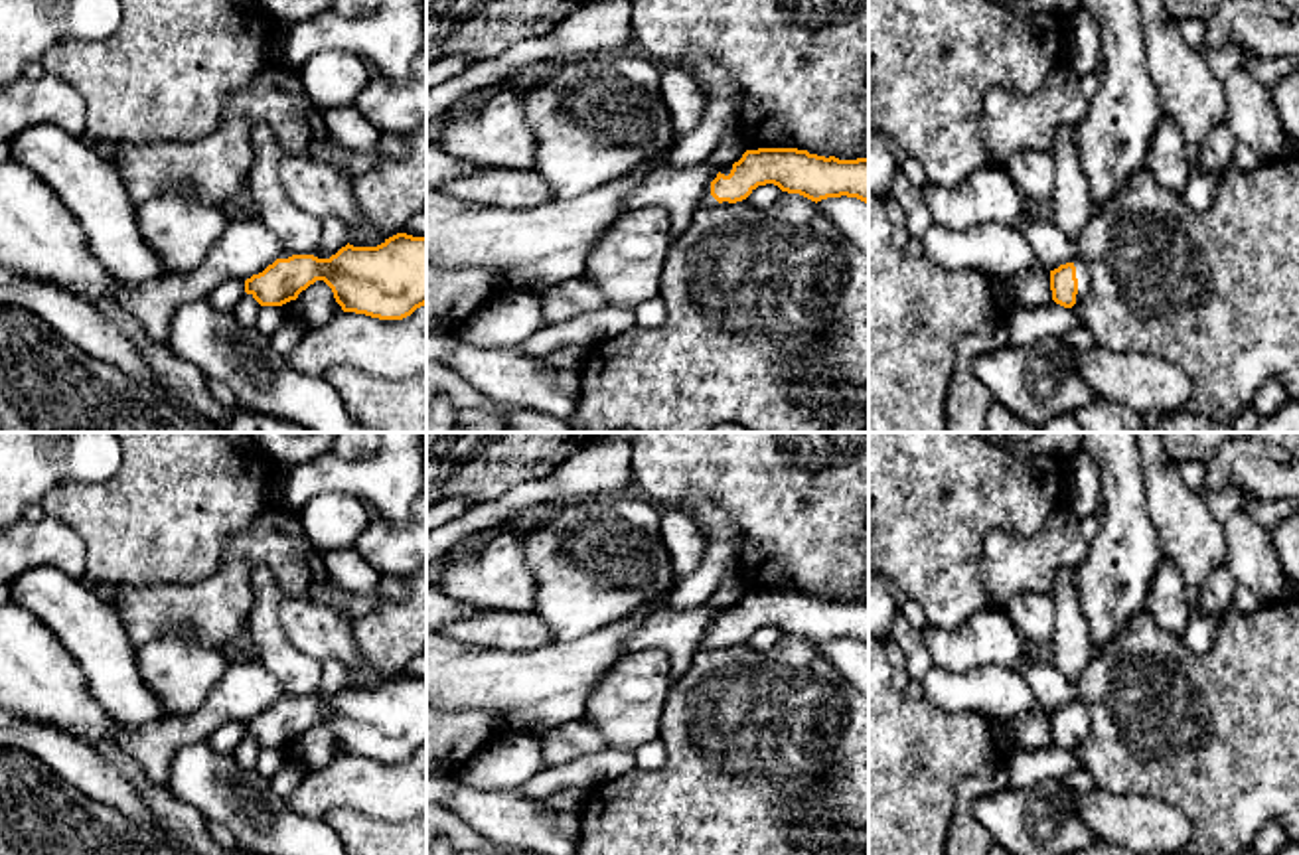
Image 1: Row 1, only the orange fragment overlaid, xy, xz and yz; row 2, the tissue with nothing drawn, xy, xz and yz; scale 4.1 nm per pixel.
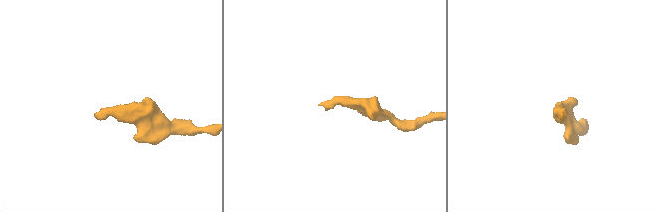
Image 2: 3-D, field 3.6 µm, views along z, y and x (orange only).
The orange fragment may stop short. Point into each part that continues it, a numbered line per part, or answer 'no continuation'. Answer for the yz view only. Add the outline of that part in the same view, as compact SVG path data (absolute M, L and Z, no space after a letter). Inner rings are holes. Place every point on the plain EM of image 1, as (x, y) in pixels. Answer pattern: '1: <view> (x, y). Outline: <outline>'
1: yz (1082, 719). Outline: M1078 711L1076 721L1078 721L1076 744L1080 744L1086 738L1088 731L1090 731L1090 719L1082 711Z

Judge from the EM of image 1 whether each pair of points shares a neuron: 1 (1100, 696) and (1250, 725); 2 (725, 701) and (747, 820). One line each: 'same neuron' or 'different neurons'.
1: same neuron
2: same neuron

